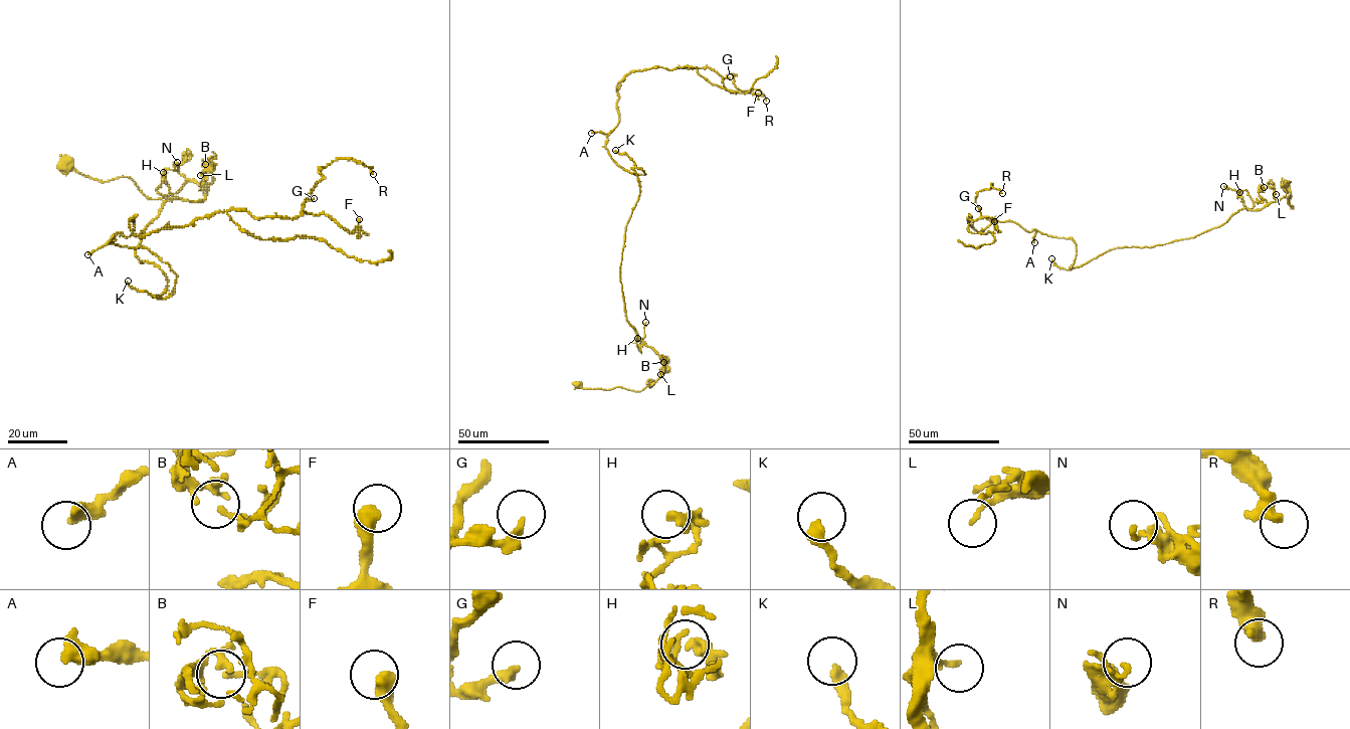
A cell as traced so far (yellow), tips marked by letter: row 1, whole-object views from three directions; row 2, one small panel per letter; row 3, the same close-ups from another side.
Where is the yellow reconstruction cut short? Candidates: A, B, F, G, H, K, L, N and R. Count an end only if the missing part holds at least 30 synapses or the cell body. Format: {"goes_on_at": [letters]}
{"goes_on_at": []}

